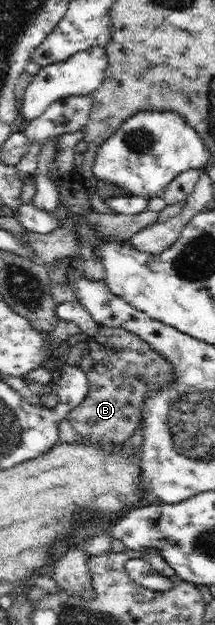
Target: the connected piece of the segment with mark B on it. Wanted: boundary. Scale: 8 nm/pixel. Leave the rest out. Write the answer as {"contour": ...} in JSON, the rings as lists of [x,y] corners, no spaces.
{"contour":[[[101,326],[97,334],[85,336],[82,339],[87,349],[81,361],[76,365],[87,374],[89,394],[77,407],[71,409],[67,419],[75,428],[75,431],[82,435],[83,440],[97,443],[105,451],[113,453],[115,445],[130,445],[129,439],[133,437],[133,431],[137,429],[142,419],[142,407],[144,406],[145,399],[151,397],[149,393],[157,391],[161,387],[169,387],[173,381],[177,381],[172,376],[172,369],[174,367],[146,341],[143,341],[138,335],[124,328]]]}

